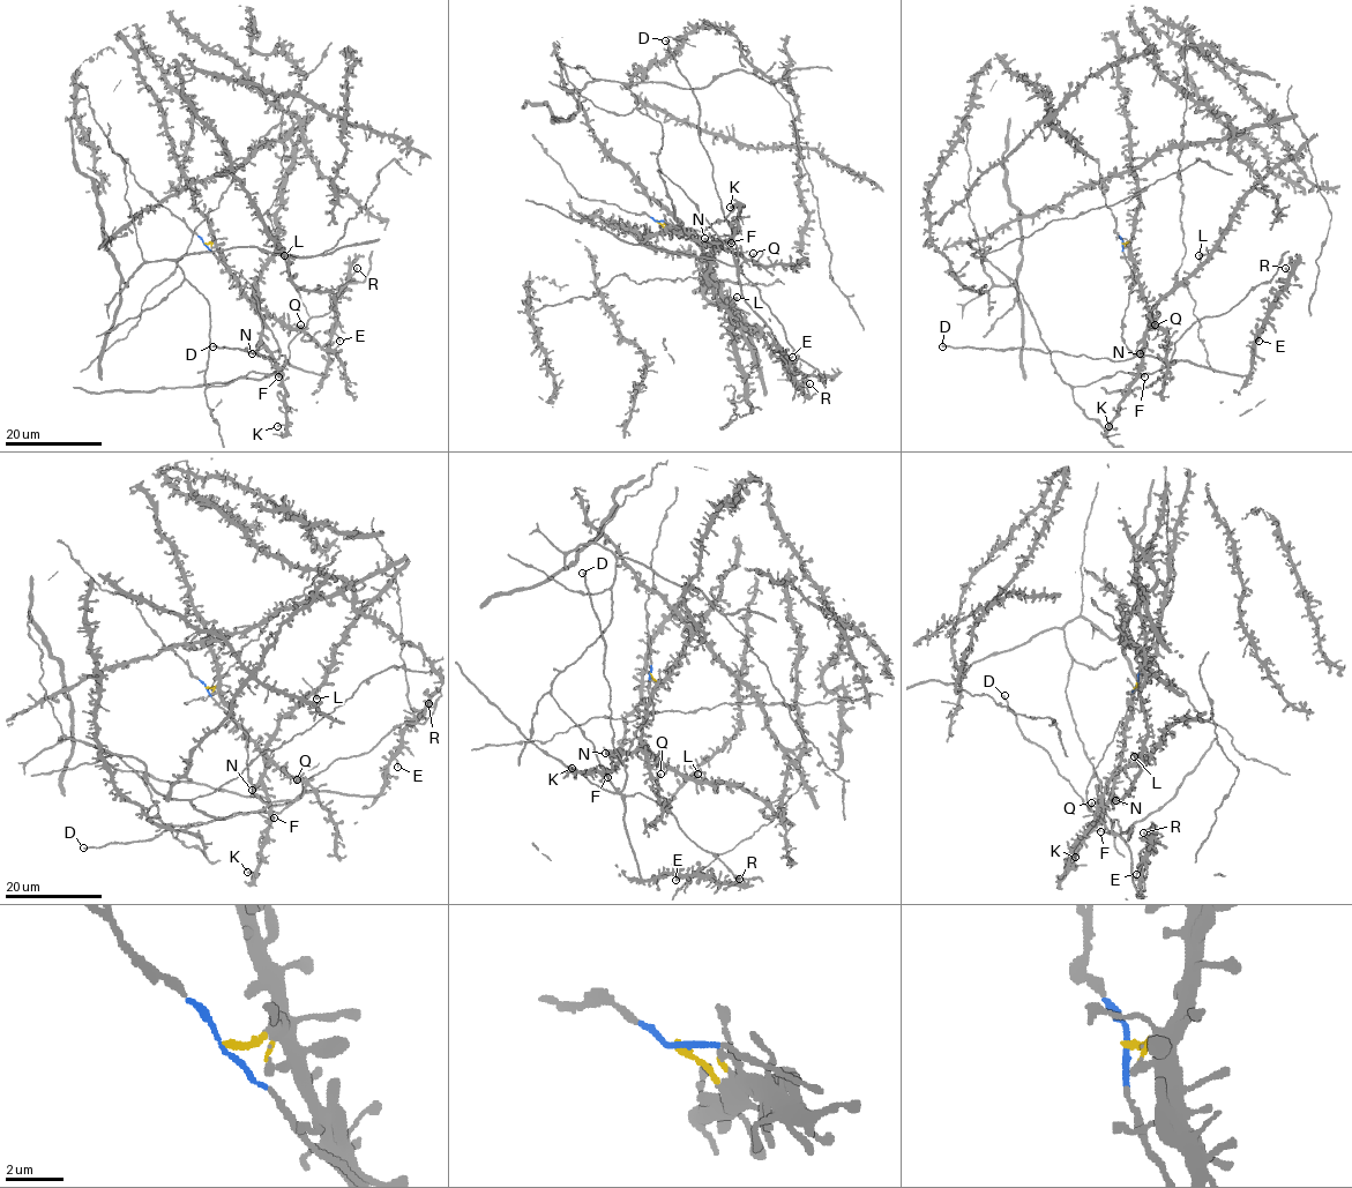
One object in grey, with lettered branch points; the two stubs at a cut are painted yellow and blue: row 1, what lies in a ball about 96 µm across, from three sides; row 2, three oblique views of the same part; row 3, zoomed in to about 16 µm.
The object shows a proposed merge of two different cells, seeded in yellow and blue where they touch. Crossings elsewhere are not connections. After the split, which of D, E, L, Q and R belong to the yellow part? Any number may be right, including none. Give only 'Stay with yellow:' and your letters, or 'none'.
Stay with yellow: Q

